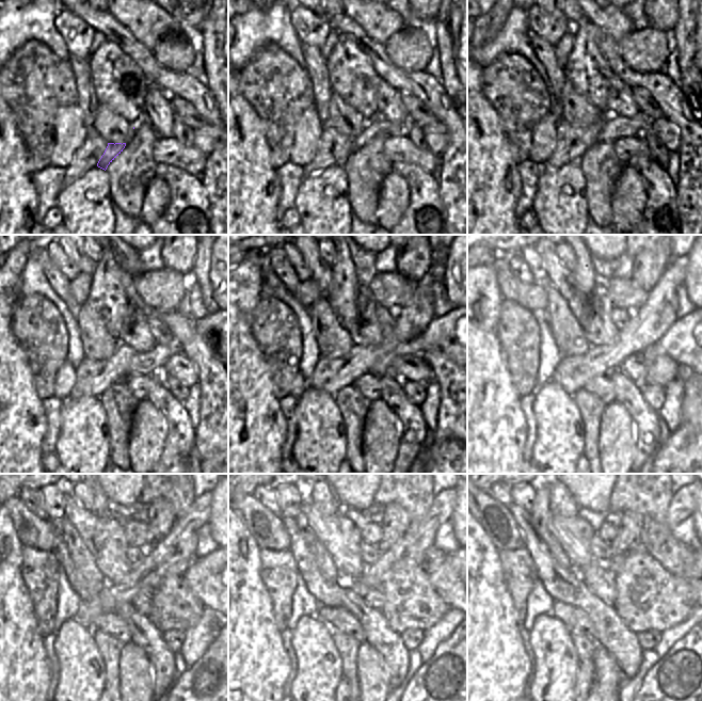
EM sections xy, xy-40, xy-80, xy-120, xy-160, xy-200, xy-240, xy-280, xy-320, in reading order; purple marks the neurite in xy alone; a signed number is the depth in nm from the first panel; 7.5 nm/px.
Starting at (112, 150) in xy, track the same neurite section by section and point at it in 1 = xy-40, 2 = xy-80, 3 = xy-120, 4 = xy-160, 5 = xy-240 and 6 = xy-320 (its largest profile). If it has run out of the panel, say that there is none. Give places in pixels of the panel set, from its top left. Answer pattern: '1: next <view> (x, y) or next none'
1: next xy-40 (378, 127)
2: next xy-80 (616, 127)
3: next xy-120 (150, 363)
4: next xy-160 (445, 334)
5: next xy-240 (206, 576)
6: next xy-320 (684, 576)

